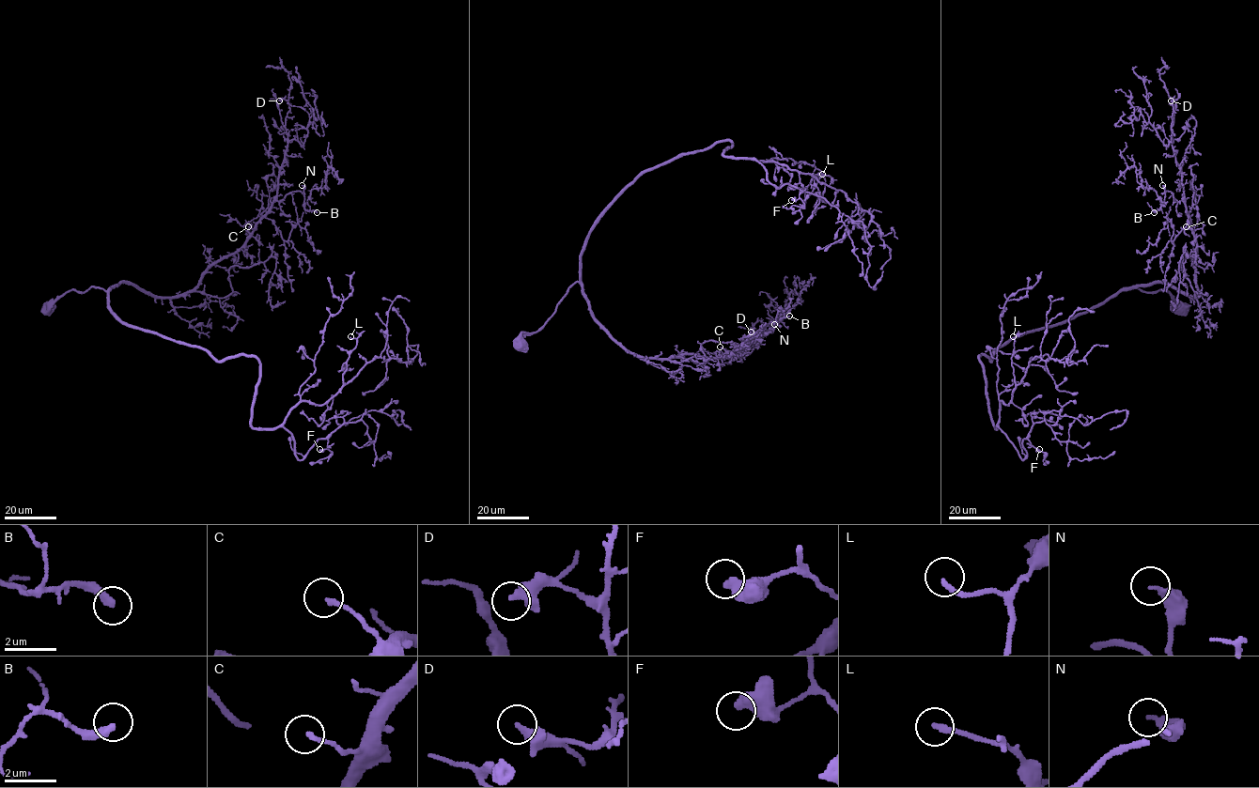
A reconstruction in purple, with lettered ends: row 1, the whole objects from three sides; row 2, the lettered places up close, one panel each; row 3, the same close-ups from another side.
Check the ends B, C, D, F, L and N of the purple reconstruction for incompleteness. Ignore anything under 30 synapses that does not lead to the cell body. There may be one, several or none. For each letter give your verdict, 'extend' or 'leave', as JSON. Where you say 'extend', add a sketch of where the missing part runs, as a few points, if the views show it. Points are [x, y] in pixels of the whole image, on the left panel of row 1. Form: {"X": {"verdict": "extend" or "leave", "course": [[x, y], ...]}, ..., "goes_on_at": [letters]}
{"B": {"verdict": "extend", "course": [[317, 212], [320, 214], [332, 195], [326, 184]]}, "C": {"verdict": "leave"}, "D": {"verdict": "leave"}, "F": {"verdict": "leave"}, "L": {"verdict": "leave"}, "N": {"verdict": "leave"}, "goes_on_at": ["B"]}

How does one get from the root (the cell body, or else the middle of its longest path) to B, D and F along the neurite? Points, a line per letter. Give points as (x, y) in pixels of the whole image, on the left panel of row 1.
B: (50, 306), (71, 289), (122, 283), (184, 296), (243, 244), (274, 201), (299, 191), (304, 208), (317, 212)
D: (50, 306), (71, 289), (122, 283), (184, 296), (239, 249), (276, 194), (289, 109), (279, 100)
F: (50, 306), (100, 287), (126, 324), (256, 356), (251, 425), (283, 426), (299, 460), (319, 449)

